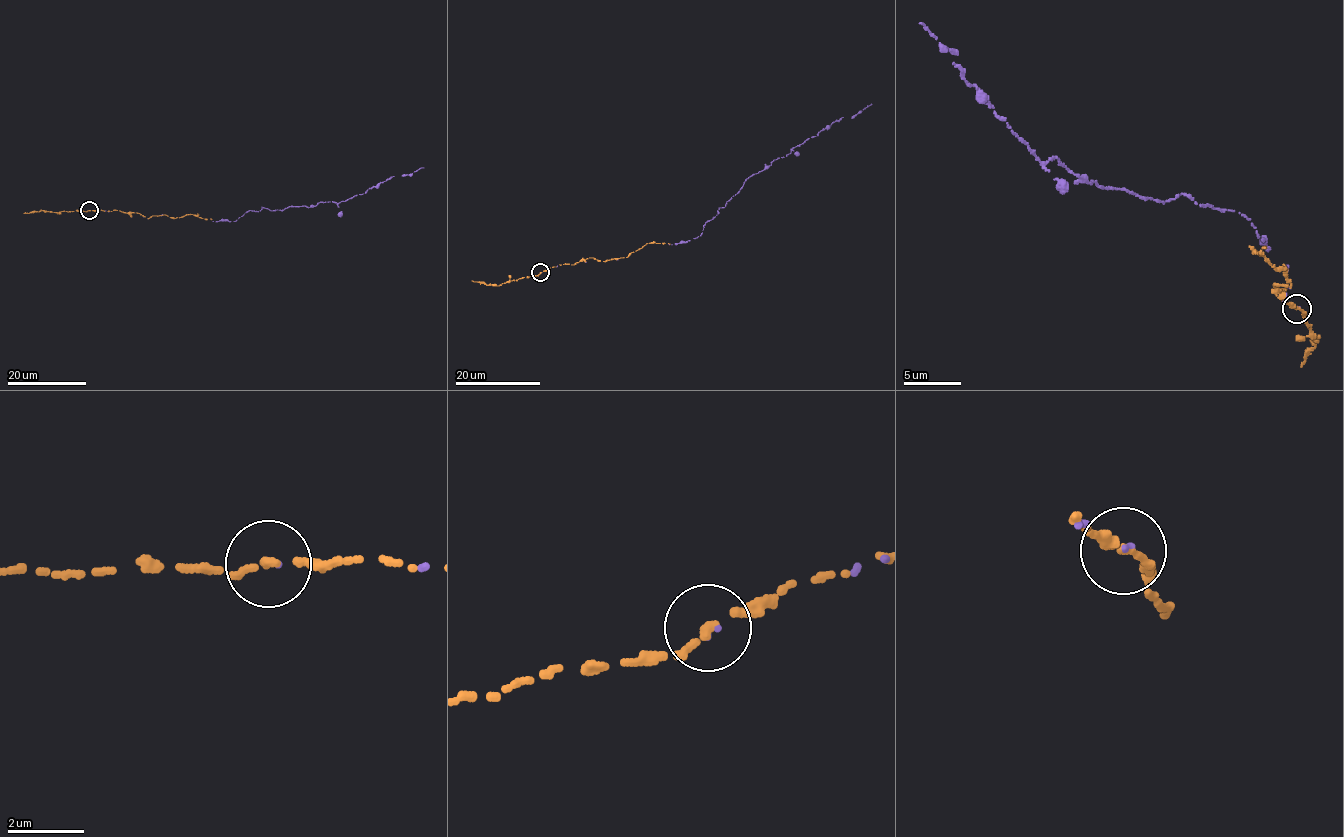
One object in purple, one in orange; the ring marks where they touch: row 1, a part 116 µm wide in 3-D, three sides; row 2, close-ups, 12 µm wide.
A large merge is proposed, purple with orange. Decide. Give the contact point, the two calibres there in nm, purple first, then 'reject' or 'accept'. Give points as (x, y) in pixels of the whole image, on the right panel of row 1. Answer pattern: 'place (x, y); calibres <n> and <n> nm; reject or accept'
place (1296, 308); calibres 90 and 180 nm; accept

